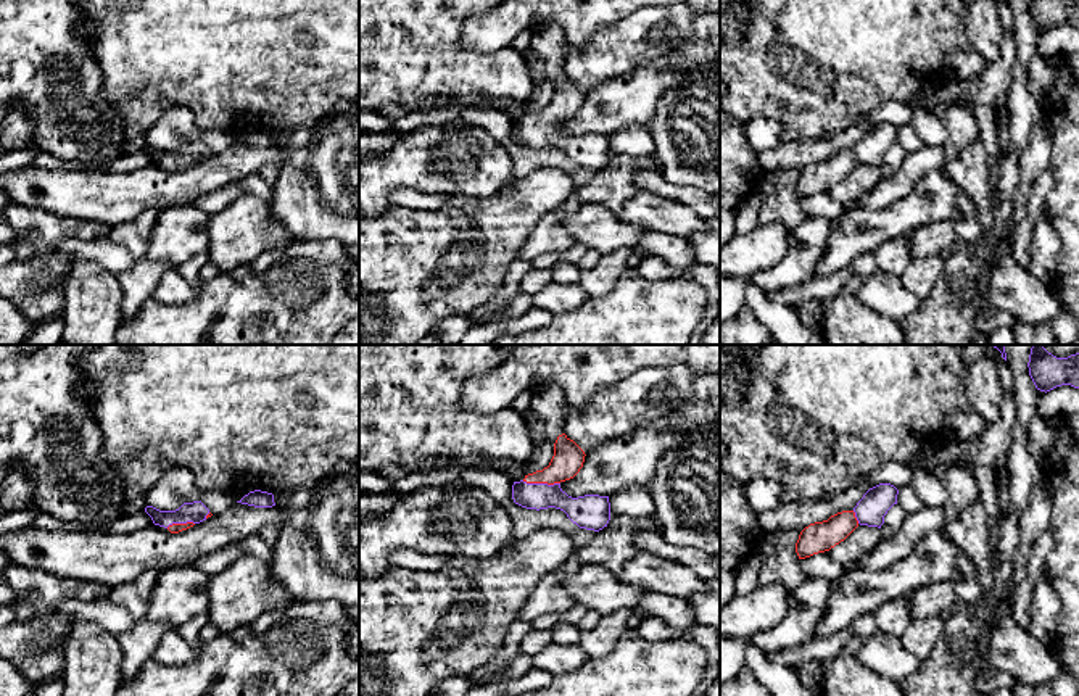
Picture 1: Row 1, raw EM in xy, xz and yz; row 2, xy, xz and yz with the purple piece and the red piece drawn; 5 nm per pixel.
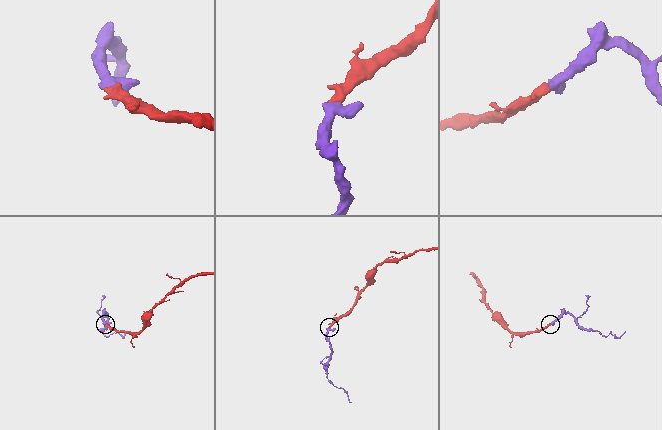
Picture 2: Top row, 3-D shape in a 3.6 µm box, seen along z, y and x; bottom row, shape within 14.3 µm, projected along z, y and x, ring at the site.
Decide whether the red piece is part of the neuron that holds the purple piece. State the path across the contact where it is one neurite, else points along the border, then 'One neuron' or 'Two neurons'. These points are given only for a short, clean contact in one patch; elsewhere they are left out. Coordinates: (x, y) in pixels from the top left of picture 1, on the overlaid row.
Path across: xz (583, 511), (556, 498), (541, 484), (569, 458). One neuron

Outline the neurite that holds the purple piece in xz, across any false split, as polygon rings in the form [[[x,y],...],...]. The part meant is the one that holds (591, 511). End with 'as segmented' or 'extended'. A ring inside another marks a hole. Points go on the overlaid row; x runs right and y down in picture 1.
[[[565,433],[559,435],[549,466],[525,475],[520,482],[514,482],[514,503],[536,511],[556,508],[564,511],[580,528],[602,530],[610,520],[609,496],[585,495],[572,498],[560,488],[562,482],[580,472],[585,456],[585,451],[573,440]]] | extended

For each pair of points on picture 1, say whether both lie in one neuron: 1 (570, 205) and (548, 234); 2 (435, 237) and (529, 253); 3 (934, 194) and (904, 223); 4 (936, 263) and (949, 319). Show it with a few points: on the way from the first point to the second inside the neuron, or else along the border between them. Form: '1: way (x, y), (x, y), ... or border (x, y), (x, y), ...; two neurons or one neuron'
1: way (564, 211), (549, 227); one neuron
2: border (540, 219), (516, 256); two neurons
3: way (926, 202), (912, 215); one neuron
4: border (944, 255), (944, 268), (933, 290), (921, 300); two neurons

